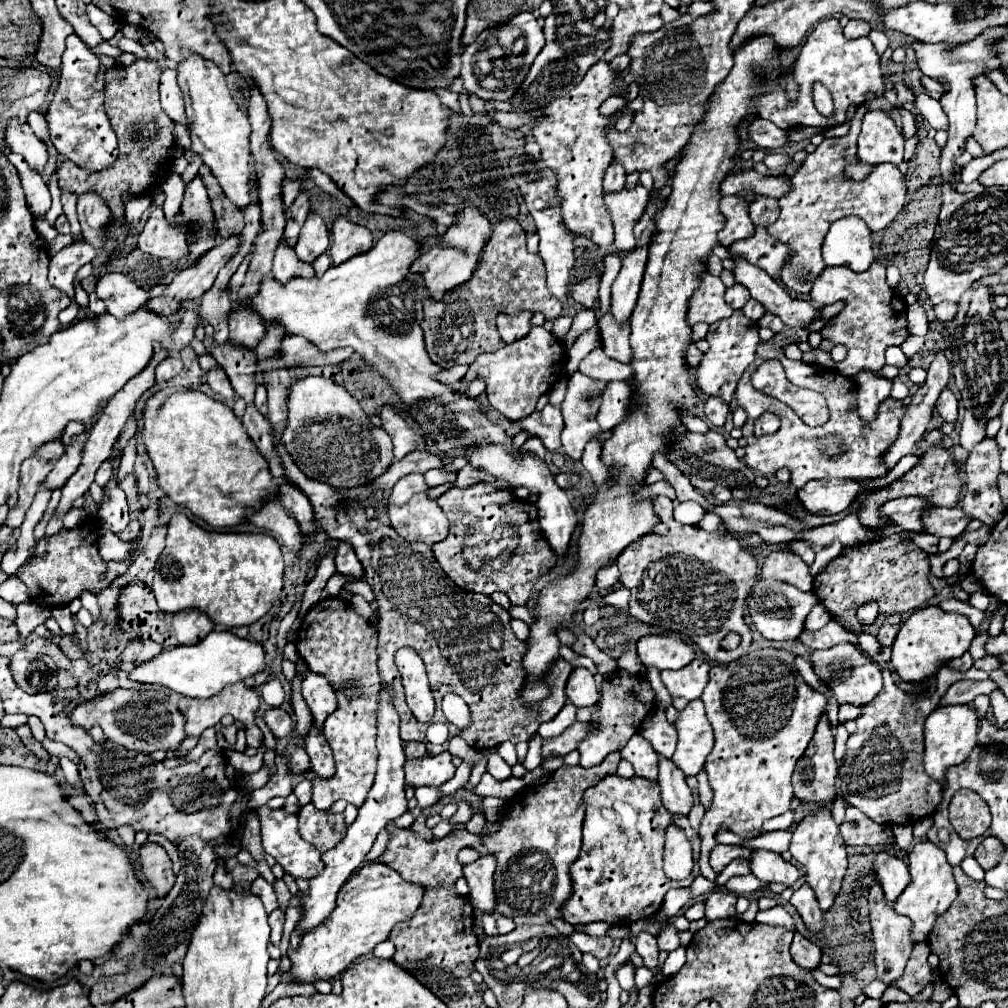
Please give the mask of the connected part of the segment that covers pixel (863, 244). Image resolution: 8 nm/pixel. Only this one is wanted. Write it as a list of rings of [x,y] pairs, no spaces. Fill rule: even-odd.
[[[859,216],[833,222],[823,242],[823,260],[827,266],[847,266],[853,272],[867,270],[875,260],[867,224]]]

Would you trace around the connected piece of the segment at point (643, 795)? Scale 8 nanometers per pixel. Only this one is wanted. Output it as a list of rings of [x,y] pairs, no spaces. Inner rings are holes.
[[[607,776],[603,782],[597,786],[589,788],[585,792],[585,804],[587,804],[587,814],[585,814],[585,826],[583,826],[583,846],[579,852],[579,858],[571,864],[569,874],[571,874],[571,896],[567,904],[563,904],[563,920],[577,926],[577,924],[589,924],[589,922],[609,922],[615,926],[629,926],[631,922],[637,920],[647,920],[655,916],[661,908],[663,896],[671,888],[687,888],[691,882],[699,876],[699,846],[701,838],[693,832],[689,826],[689,820],[685,816],[673,816],[667,812],[659,800],[659,784],[653,780],[643,780],[643,778],[621,778],[621,776]],[[669,824],[677,824],[679,828],[685,830],[687,838],[691,840],[693,846],[693,856],[695,856],[695,866],[689,878],[685,880],[671,880],[663,872],[663,848],[665,848],[665,828]]]

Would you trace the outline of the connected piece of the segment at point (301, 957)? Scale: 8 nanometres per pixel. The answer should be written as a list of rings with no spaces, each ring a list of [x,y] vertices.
[[[371,862],[361,868],[359,874],[353,874],[337,896],[337,906],[311,932],[301,936],[297,948],[289,948],[287,956],[291,960],[291,980],[293,982],[317,982],[317,980],[331,980],[339,976],[351,962],[359,956],[373,952],[373,948],[387,940],[391,928],[403,920],[409,920],[423,898],[423,888],[417,884],[403,882],[399,872],[389,868],[381,862]]]

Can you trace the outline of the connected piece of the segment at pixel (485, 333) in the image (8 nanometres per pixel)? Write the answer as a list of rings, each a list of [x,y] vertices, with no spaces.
[[[505,218],[495,226],[493,238],[491,242],[485,246],[481,262],[477,272],[473,274],[473,278],[465,284],[461,284],[459,288],[453,288],[451,292],[447,292],[439,302],[427,298],[423,304],[425,310],[425,318],[421,322],[421,328],[425,332],[425,348],[429,358],[439,364],[441,368],[451,368],[455,364],[471,364],[479,354],[483,352],[495,352],[499,348],[505,346],[505,342],[501,340],[499,332],[497,332],[497,314],[519,314],[523,310],[537,310],[541,314],[545,314],[547,320],[555,320],[561,314],[561,304],[559,300],[555,300],[551,296],[551,292],[547,292],[547,276],[545,276],[545,268],[543,262],[539,260],[537,254],[529,254],[525,248],[525,232],[523,228],[517,224],[517,220],[513,218]]]

